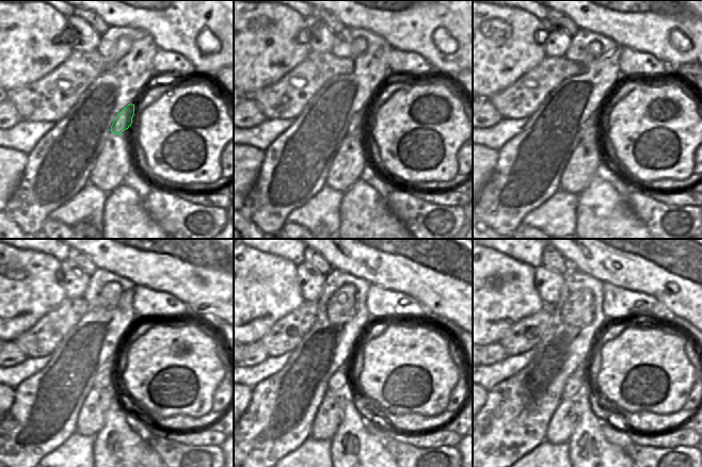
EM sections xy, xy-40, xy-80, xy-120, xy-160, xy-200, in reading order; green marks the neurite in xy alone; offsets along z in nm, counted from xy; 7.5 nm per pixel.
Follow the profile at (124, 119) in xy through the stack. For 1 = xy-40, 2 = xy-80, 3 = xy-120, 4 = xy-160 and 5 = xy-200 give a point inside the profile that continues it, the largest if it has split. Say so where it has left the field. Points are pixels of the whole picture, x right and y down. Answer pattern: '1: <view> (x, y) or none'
1: xy-40 (357, 126)
2: xy-80 (593, 127)
3: xy-120 (110, 371)
4: xy-160 (342, 377)
5: xy-200 (578, 377)

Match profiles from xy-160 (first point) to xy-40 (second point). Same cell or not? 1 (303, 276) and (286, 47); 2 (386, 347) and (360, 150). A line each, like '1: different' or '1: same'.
1: different
2: different

